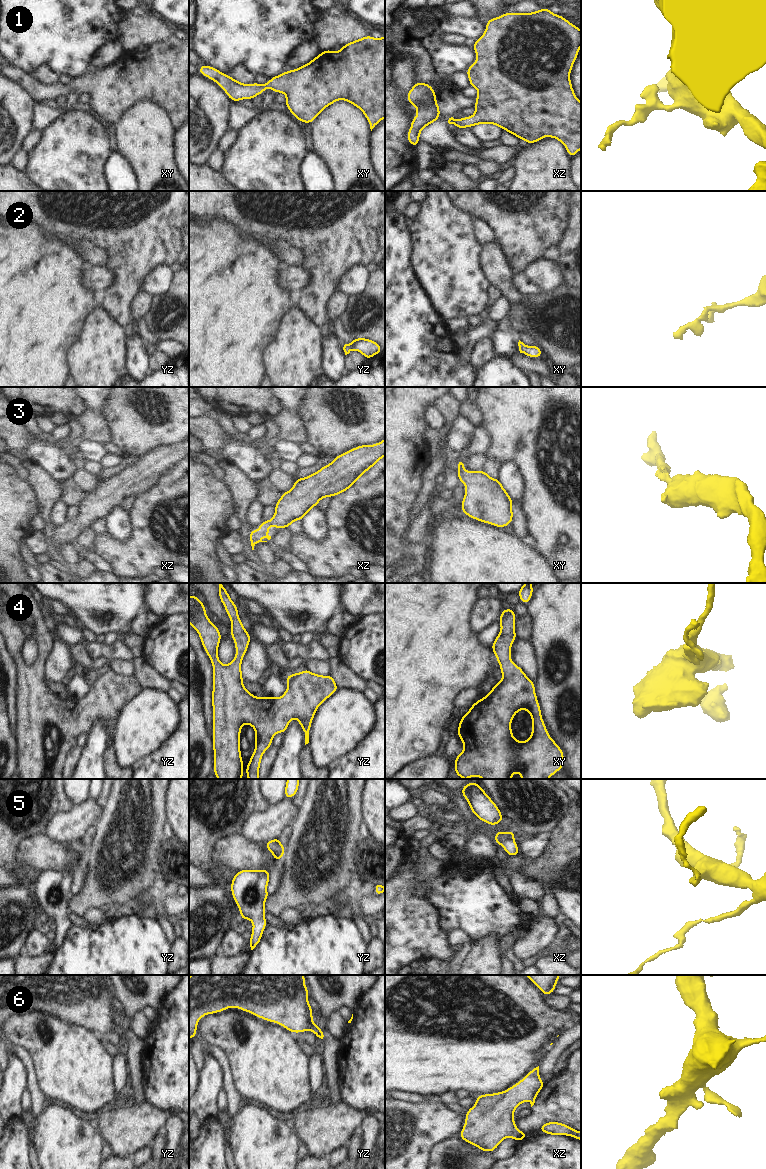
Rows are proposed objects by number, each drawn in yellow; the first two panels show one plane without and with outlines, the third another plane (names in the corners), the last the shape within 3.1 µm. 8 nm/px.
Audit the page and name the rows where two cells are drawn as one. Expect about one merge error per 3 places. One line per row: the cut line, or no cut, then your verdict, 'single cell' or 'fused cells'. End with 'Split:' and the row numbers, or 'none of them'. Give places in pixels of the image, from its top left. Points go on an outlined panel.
1: no cut | single cell
2: no cut | single cell
3: no cut | single cell
4: no cut | single cell
5: no cut | single cell
6: no cut | single cell
Split: none of them

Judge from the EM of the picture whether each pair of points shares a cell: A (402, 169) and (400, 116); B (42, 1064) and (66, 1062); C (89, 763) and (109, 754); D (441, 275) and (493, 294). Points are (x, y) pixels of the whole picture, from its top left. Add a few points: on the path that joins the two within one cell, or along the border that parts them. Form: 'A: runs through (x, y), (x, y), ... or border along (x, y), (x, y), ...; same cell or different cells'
A: runs through (397, 157), (397, 130); same cell
B: runs through (48, 1064), (60, 1064); same cell
C: border along (108, 744), (104, 752), (103, 768); different cells
D: border along (491, 282), (488, 288), (488, 301), (486, 303); different cells

